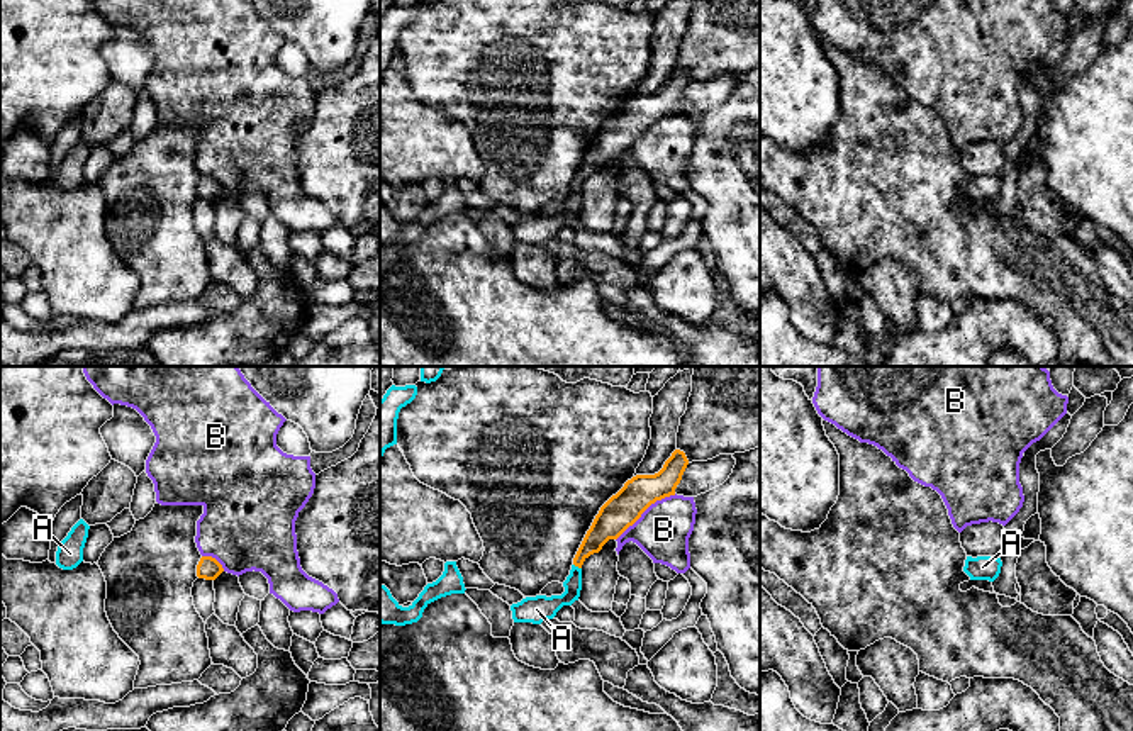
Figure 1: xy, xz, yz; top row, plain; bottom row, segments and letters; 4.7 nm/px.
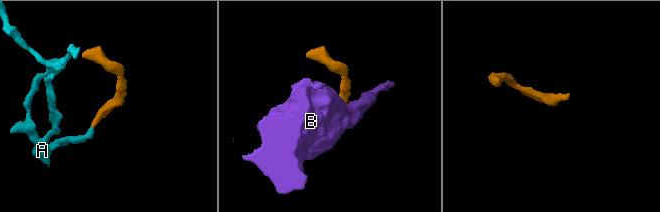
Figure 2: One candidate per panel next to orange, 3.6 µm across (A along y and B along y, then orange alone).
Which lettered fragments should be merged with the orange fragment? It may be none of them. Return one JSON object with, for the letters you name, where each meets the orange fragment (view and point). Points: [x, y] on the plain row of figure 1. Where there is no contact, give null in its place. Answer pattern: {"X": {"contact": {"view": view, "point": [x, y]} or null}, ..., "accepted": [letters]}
{"A": {"contact": {"view": "xz", "point": [577, 185]}}, "accepted": ["A"]}

